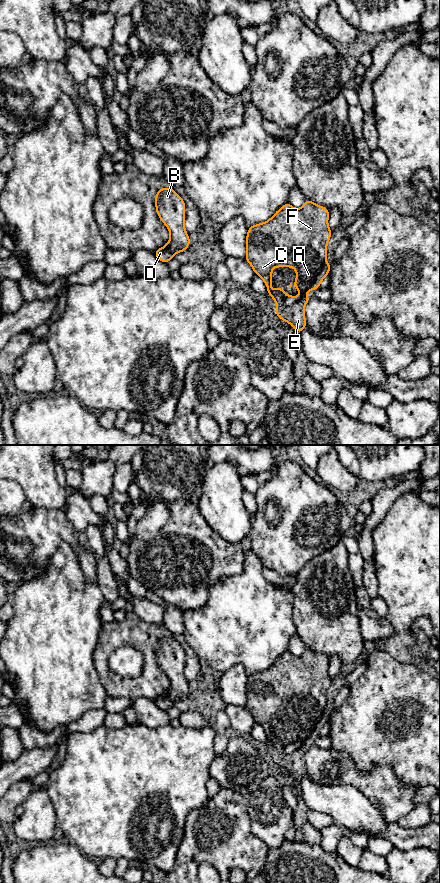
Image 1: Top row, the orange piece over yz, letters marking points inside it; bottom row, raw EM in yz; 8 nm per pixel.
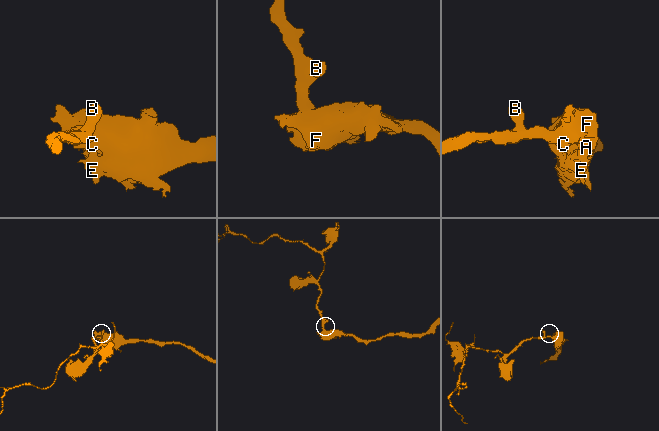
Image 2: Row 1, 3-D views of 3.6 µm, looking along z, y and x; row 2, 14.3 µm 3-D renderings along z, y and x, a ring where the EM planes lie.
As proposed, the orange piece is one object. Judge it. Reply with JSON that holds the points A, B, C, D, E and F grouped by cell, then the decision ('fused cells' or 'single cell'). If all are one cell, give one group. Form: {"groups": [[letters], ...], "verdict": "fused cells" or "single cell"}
{"groups": [["A", "B", "C", "D", "E", "F"]], "verdict": "single cell"}

